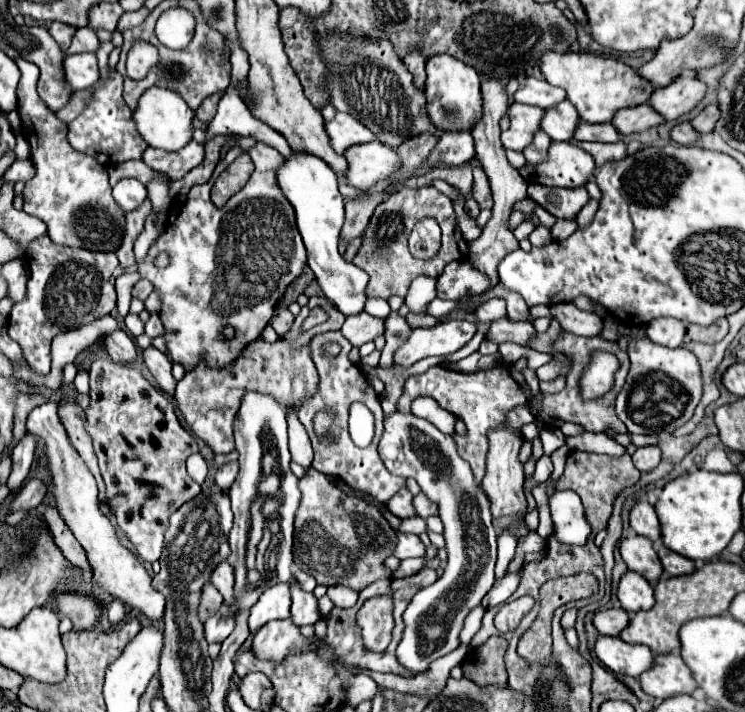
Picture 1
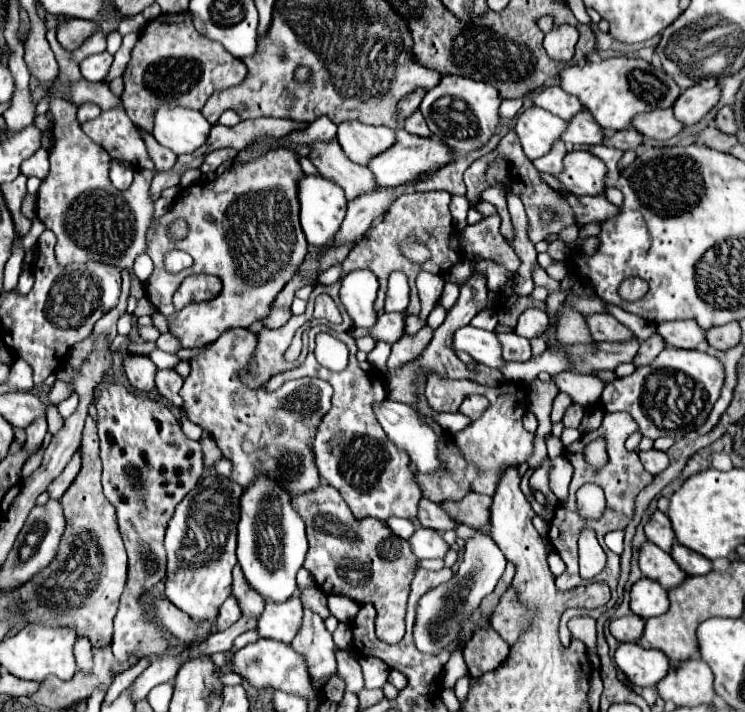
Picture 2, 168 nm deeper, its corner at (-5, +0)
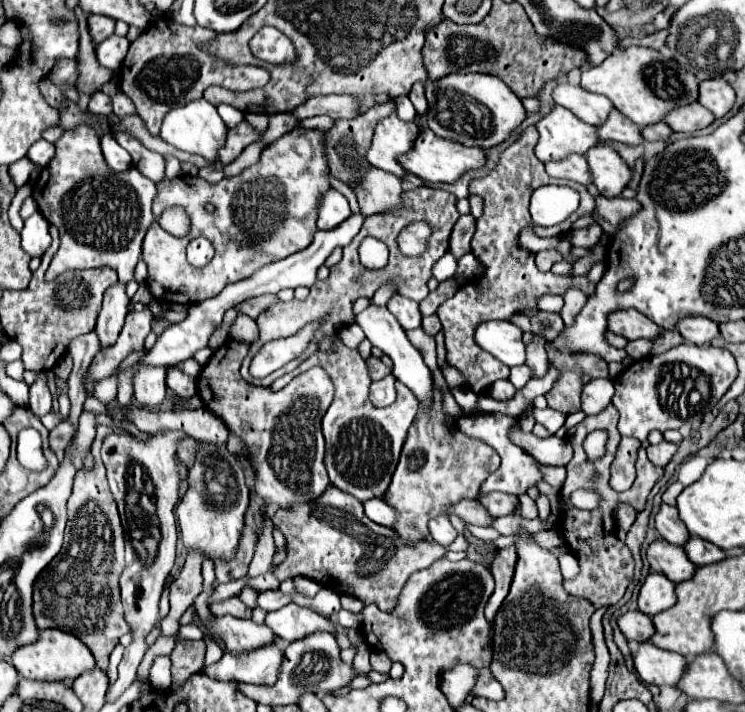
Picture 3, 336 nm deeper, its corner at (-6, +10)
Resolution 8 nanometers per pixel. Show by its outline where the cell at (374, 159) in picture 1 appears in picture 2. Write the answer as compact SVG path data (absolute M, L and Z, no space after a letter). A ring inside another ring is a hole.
M397 128L397 142L395 142L395 146L385 150L383 154L375 156L369 162L369 170L375 174L379 186L393 188L393 186L415 182L421 176L427 176L427 174L447 166L451 160L453 160L453 152L447 146L443 146L443 142L439 142L439 138L435 138L435 136L421 138L421 136L409 134L403 128Z

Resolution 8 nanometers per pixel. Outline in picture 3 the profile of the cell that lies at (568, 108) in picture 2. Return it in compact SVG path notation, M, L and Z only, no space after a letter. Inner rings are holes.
M562 82L554 88L552 98L556 104L568 108L572 114L576 114L582 122L598 126L608 118L608 112L614 108L612 102L600 94L592 94L582 90L580 86L572 86L568 82Z

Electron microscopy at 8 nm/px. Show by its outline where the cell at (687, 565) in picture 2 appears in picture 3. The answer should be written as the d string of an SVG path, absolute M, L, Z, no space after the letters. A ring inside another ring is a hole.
M690 536L690 540L684 544L684 550L688 554L688 558L696 564L696 566L706 566L706 564L714 564L726 558L724 550L716 548L714 544L708 544L706 540L700 540L698 536Z

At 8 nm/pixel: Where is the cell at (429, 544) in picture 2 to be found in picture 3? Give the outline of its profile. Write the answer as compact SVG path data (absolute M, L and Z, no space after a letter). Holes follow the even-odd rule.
M444 514L432 518L432 520L428 522L428 528L430 528L432 540L438 542L438 544L444 546L444 548L448 548L448 546L454 542L454 538L456 538L456 530L452 528L448 516L444 516Z

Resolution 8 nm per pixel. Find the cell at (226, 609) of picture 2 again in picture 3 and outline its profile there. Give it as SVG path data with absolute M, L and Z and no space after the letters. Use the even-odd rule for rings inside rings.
M238 596L210 604L210 612L216 614L216 616L230 614L230 616L236 616L236 618L250 618L252 616L252 608L248 608Z

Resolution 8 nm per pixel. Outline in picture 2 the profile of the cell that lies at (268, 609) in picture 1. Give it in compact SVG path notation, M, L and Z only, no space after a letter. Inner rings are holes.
M295 594L291 600L283 604L267 602L263 614L259 616L257 628L261 638L273 638L273 640L291 644L291 640L295 638L301 626L301 618L303 618L303 606Z

